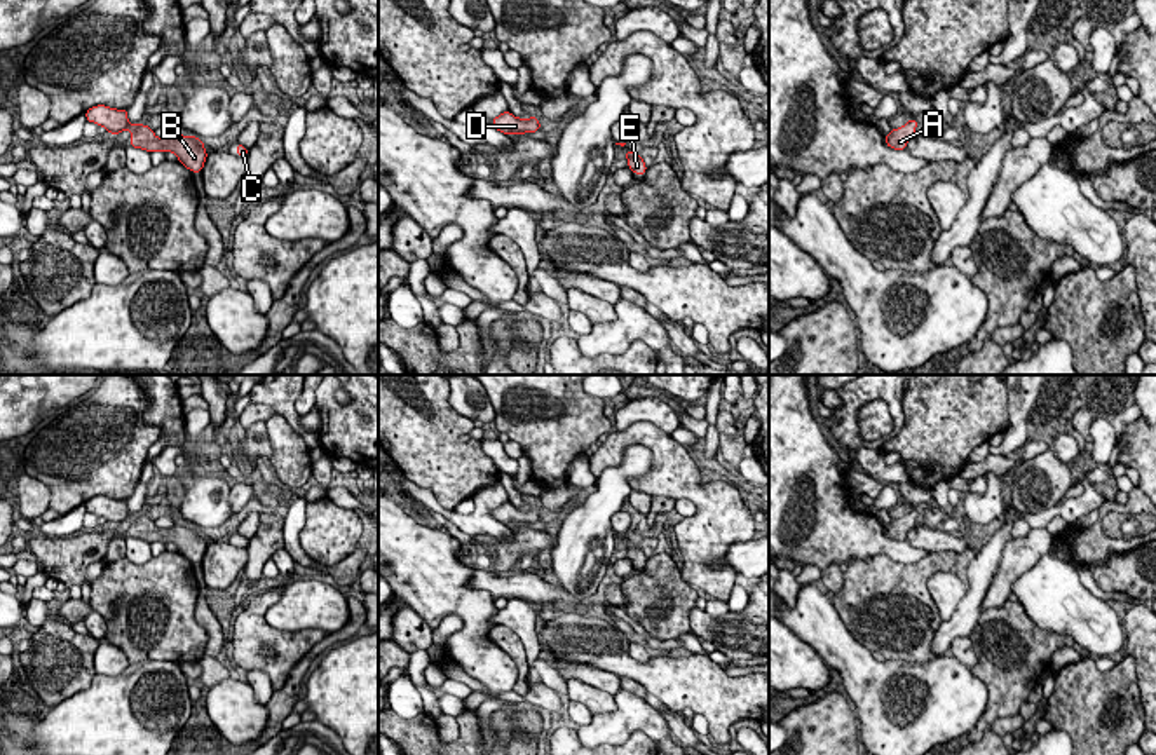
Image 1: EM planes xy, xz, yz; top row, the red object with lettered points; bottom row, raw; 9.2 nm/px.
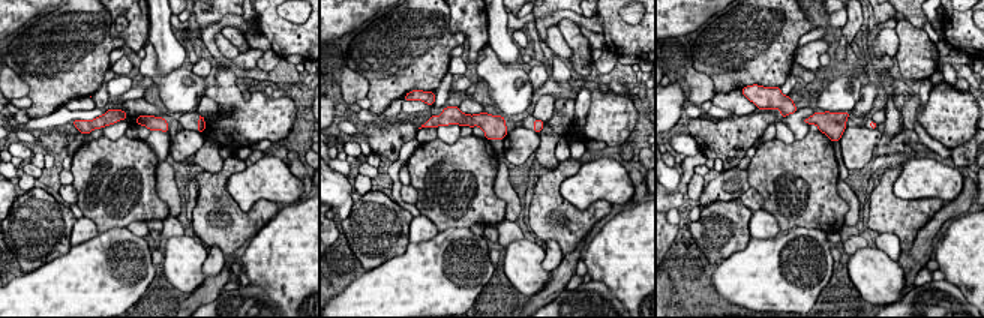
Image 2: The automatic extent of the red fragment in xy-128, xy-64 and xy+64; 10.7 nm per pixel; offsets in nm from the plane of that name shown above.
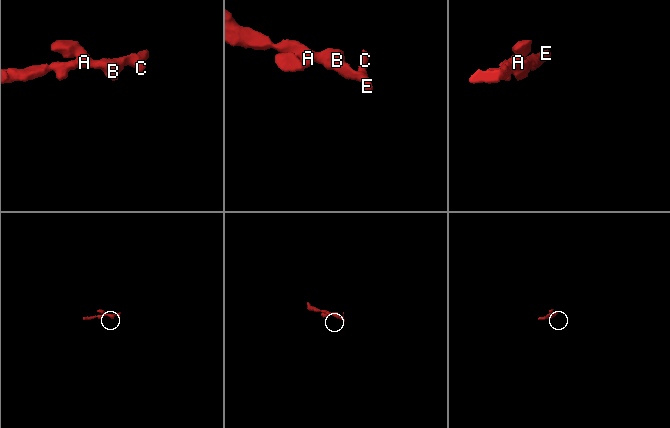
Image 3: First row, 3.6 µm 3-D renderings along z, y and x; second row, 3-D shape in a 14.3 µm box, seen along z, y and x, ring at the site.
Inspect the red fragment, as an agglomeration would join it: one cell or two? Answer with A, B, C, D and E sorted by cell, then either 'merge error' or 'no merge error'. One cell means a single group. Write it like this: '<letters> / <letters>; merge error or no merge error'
A B C D E; no merge error

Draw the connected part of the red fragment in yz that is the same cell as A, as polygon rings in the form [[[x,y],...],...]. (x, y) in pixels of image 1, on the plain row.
[[[910,509],[905,516],[893,520],[884,527],[886,535],[894,541],[905,541],[910,528],[915,527],[917,511]]]

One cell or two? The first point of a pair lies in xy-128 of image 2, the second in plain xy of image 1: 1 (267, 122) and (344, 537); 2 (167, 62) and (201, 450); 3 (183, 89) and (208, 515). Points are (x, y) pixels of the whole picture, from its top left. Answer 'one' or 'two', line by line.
1: one
2: one
3: one

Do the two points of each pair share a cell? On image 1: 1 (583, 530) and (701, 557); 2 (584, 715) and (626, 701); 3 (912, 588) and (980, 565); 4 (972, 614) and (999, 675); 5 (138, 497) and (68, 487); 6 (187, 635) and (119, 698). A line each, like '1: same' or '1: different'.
1: different
2: different
3: different
4: different
5: different
6: different

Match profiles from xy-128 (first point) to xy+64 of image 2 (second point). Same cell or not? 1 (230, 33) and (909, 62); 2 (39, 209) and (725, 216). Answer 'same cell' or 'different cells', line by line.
1: same cell
2: same cell

